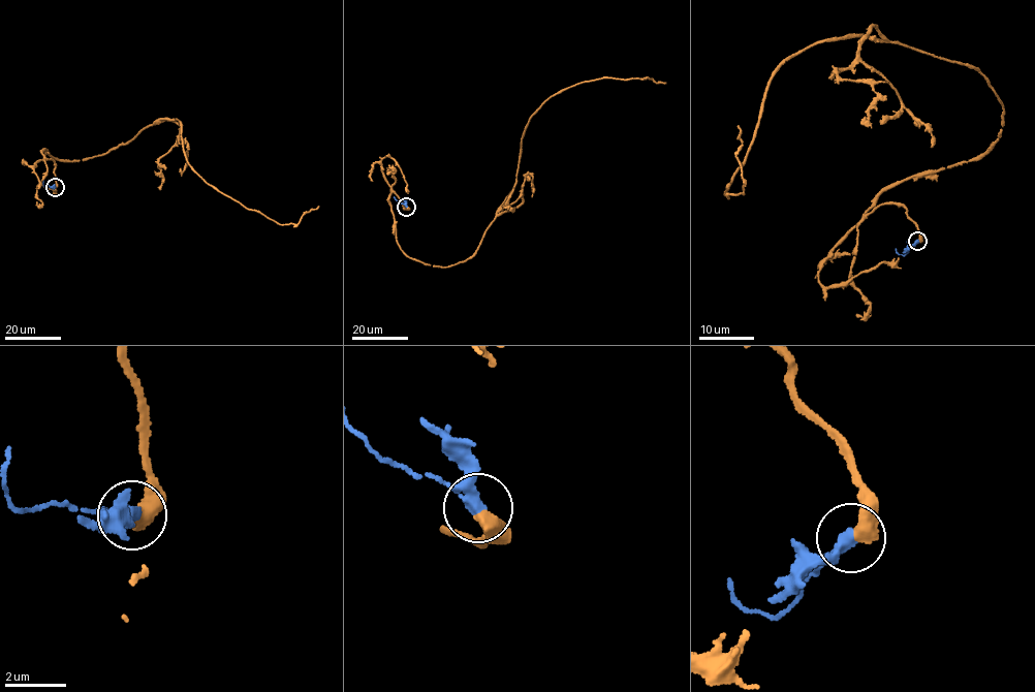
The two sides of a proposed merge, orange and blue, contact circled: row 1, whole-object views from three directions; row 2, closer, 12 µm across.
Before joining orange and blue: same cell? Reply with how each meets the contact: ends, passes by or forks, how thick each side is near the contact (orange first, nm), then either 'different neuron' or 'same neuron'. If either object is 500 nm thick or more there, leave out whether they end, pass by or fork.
550/300 nm | same neuron

